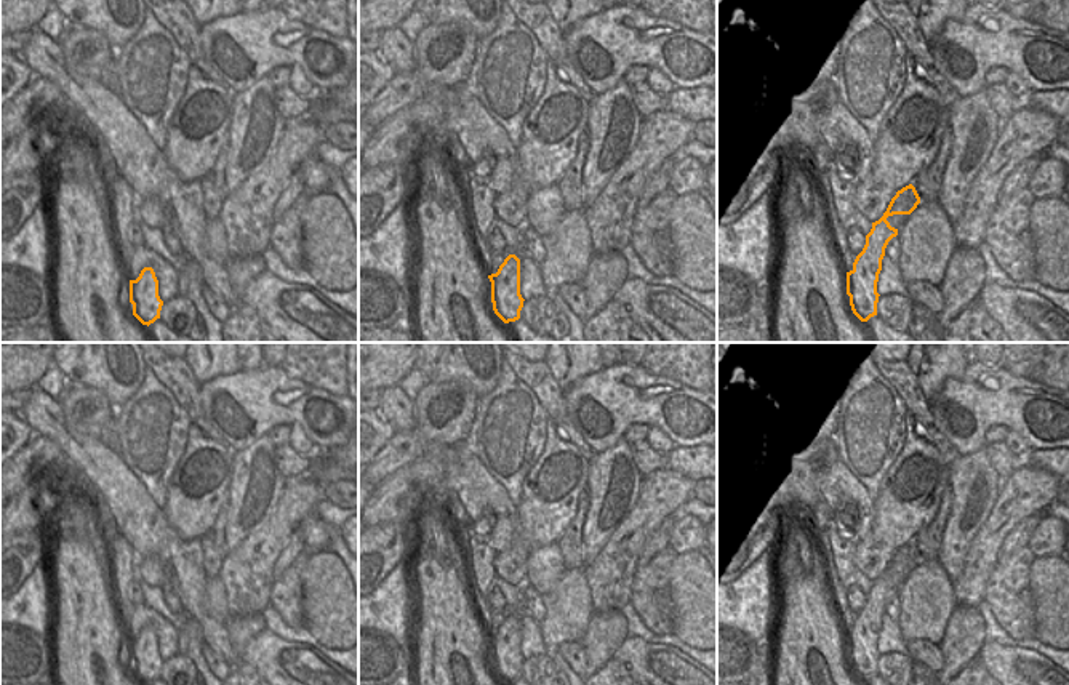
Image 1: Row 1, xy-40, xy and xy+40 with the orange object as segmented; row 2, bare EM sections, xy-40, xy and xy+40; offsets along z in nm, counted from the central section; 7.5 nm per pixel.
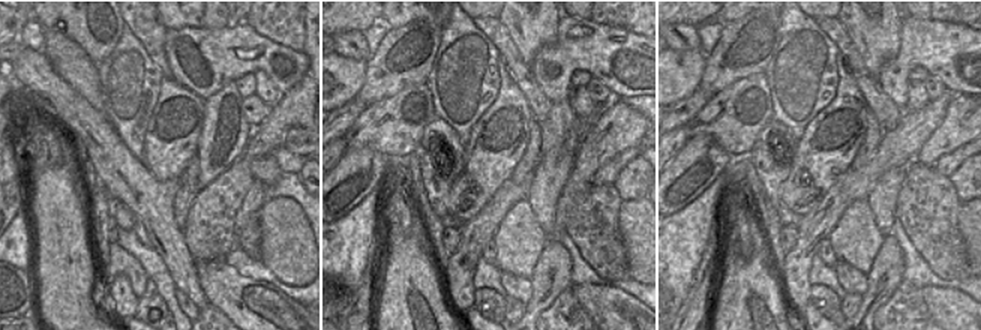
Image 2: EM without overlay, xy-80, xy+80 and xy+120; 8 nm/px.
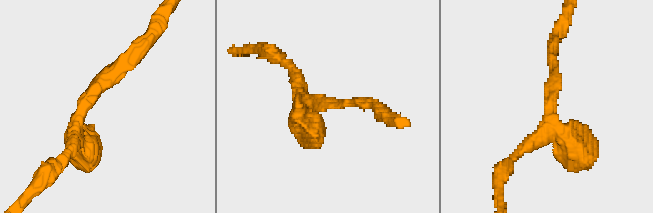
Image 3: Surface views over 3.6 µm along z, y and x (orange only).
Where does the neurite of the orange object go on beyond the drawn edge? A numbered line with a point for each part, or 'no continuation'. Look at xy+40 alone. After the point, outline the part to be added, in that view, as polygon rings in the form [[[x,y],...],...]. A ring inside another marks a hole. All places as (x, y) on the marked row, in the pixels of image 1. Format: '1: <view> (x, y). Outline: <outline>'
no continuation

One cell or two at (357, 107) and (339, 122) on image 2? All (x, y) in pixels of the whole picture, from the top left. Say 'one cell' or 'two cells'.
one cell

